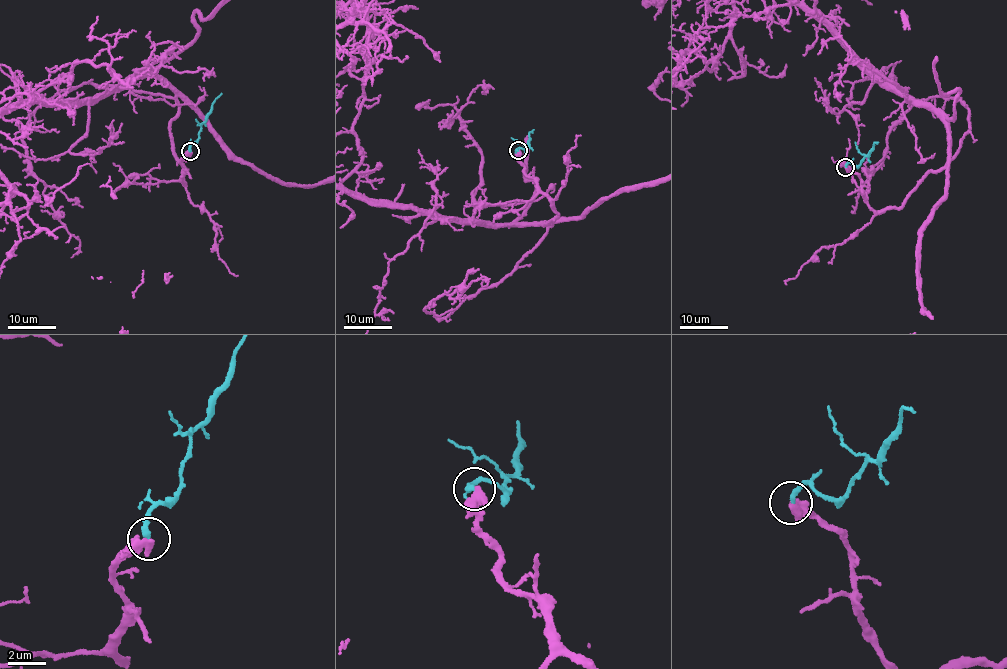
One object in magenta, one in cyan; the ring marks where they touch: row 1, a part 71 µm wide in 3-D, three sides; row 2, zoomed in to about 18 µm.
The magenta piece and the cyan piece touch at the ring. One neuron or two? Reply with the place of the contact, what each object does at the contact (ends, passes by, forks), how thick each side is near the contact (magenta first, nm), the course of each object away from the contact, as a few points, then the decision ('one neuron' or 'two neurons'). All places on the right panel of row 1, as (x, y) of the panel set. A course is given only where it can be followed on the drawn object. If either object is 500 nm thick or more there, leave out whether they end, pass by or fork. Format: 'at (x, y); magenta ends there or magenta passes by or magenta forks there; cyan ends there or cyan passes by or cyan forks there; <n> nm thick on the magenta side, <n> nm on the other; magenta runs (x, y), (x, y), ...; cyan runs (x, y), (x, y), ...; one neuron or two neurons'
at (845, 167); magenta passes by; cyan ends there; 360 nm thick on the magenta side, 280 nm on the other; magenta runs (845, 167), (878, 212), (899, 208), (946, 163), (959, 90), (941, 92), (937, 60), (906, 17); cyan runs (845, 167), (850, 162), (860, 164), (872, 145), (878, 142); two neurons

